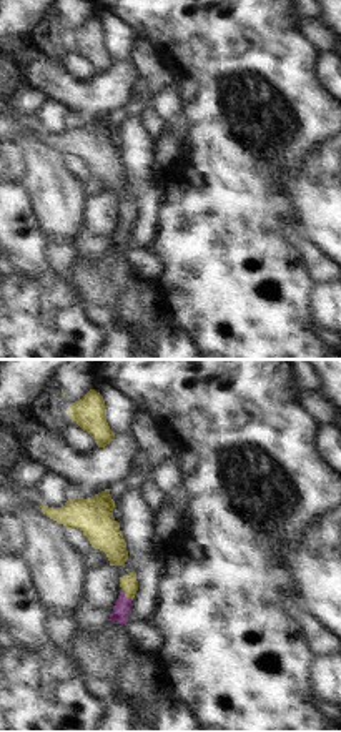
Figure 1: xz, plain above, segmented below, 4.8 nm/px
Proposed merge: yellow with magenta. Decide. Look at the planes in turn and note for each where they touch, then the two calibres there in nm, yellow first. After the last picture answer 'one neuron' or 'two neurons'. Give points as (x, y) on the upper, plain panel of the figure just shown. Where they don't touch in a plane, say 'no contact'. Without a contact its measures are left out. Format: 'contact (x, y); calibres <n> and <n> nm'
contact (125, 222); calibres 90 and 90 nm

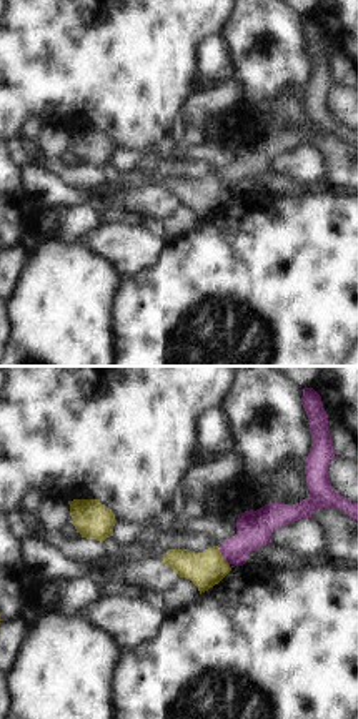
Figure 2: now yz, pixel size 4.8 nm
contact (222, 183); calibres 170 and 180 nm

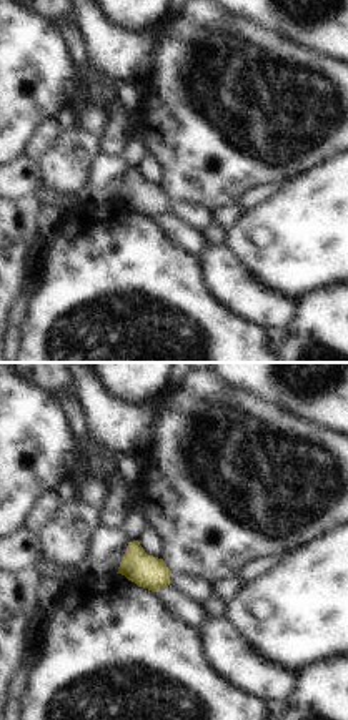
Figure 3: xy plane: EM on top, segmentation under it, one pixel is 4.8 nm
contact (127, 178); calibres 160 and 20 nm

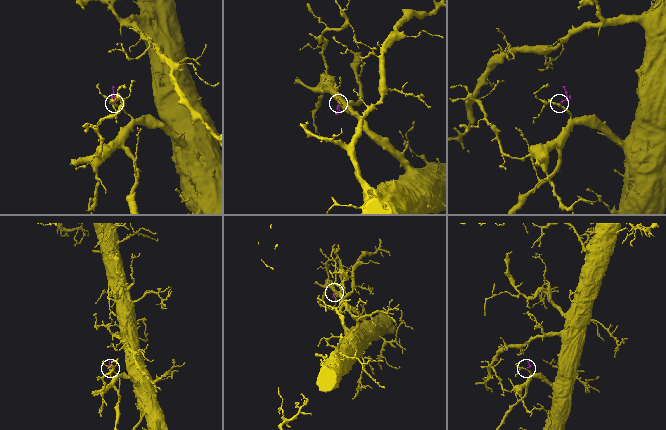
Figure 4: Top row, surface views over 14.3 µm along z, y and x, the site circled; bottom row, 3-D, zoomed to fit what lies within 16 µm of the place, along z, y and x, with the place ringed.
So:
one neuron

